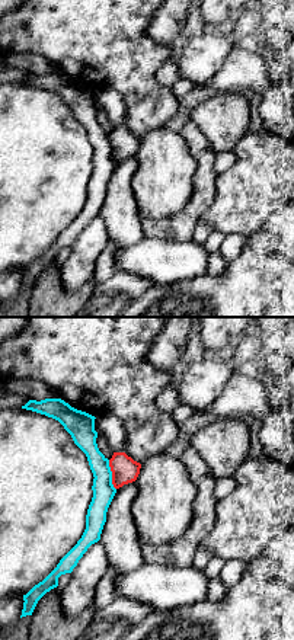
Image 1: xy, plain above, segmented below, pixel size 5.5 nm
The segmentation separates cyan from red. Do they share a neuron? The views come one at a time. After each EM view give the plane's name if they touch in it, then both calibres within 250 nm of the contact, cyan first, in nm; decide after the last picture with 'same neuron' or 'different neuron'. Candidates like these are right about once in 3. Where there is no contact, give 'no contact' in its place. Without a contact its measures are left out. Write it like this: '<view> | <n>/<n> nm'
xy | 120/150 nm

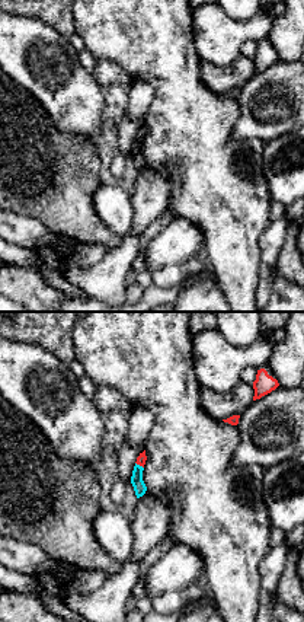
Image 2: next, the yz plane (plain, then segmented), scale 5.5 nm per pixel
yz | 70/50 nm

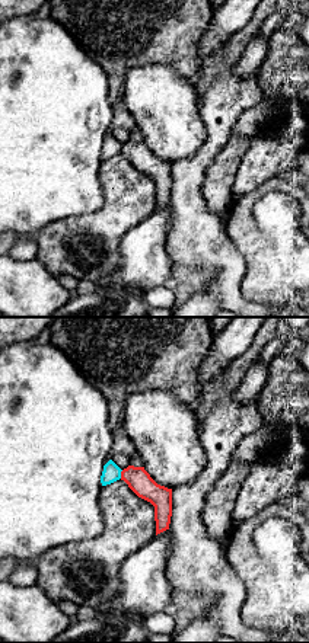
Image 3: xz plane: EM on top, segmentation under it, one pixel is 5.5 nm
xz | 100/140 nm

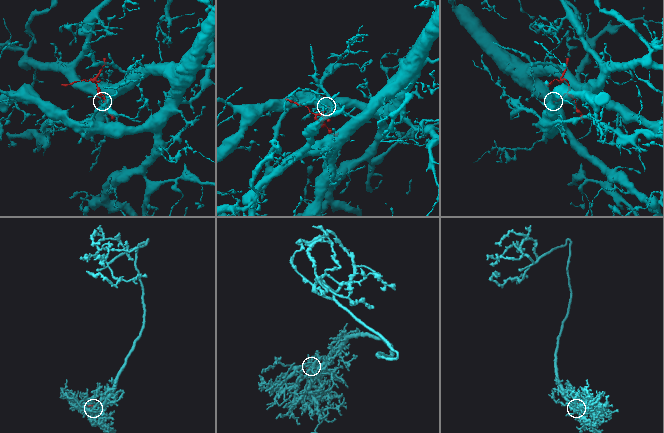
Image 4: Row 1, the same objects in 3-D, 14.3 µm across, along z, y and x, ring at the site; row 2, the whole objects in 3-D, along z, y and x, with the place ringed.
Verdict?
different neuron

